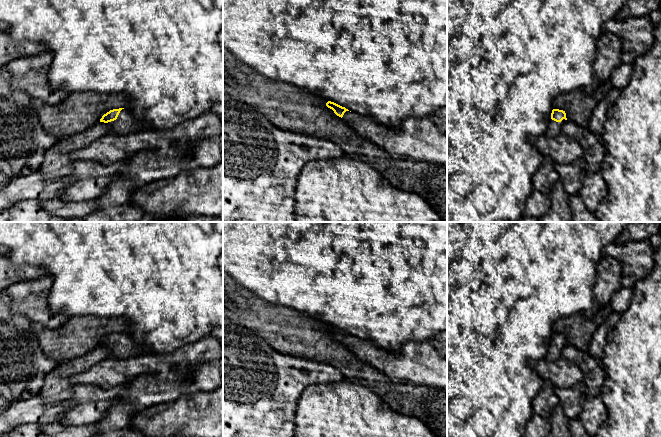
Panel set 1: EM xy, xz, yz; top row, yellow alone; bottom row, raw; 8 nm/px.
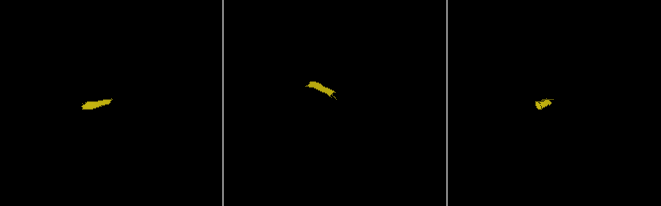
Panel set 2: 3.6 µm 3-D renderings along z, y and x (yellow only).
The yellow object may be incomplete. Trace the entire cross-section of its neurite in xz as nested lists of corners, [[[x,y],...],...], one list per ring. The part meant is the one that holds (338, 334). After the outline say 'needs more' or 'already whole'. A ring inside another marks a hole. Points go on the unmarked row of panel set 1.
[[[328,325],[326,330],[390,380],[447,389],[447,359],[430,341],[407,342],[399,353],[393,353],[334,326]]] | needs more

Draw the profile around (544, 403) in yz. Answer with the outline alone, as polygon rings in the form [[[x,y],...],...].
[[[545,382],[538,395],[533,399],[533,413],[548,420],[559,403],[560,399],[555,394],[554,387],[549,382]]]

